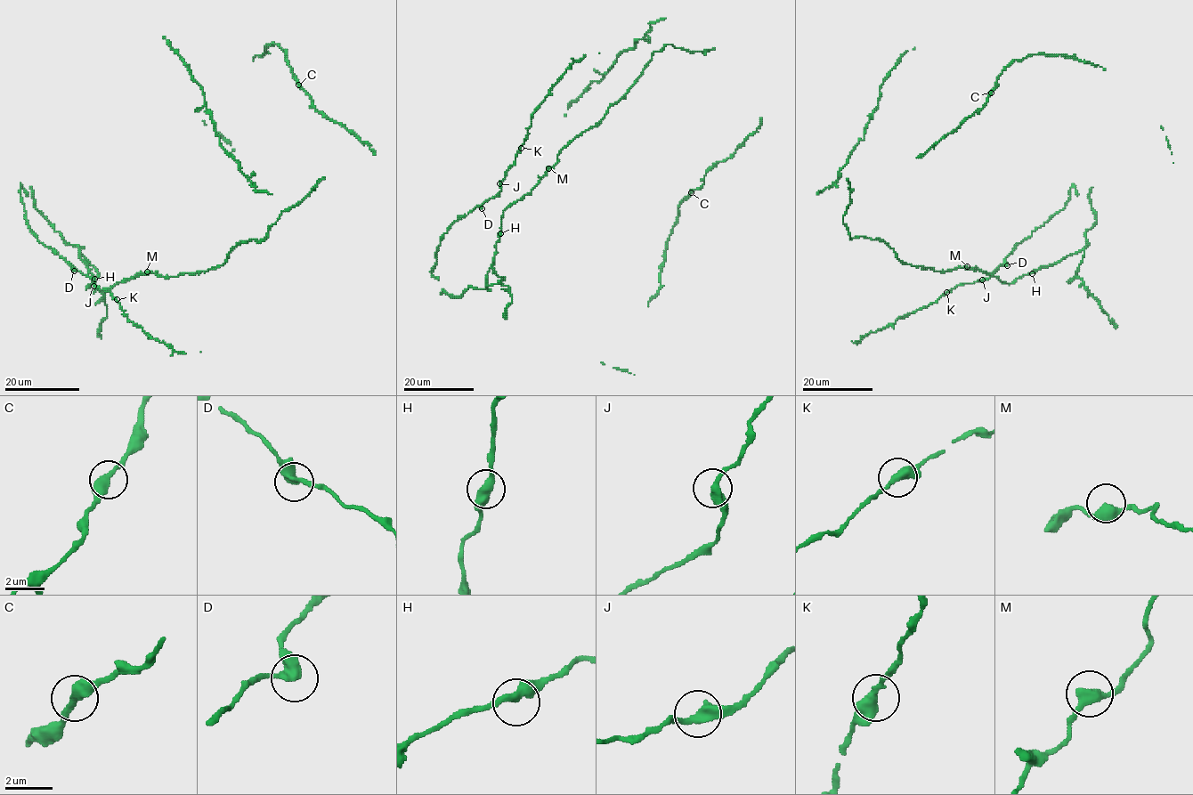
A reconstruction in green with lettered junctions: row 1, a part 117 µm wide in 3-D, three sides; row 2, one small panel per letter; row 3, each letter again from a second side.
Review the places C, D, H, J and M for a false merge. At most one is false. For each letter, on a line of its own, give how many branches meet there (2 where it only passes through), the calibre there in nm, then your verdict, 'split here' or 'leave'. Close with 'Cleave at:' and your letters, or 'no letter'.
C: 2 | 420 nm | leave
D: 2 | 400 nm | leave
H: 2 | 420 nm | leave
J: 2 | 400 nm | leave
M: 2 | 460 nm | leave
Cleave at: no letter

